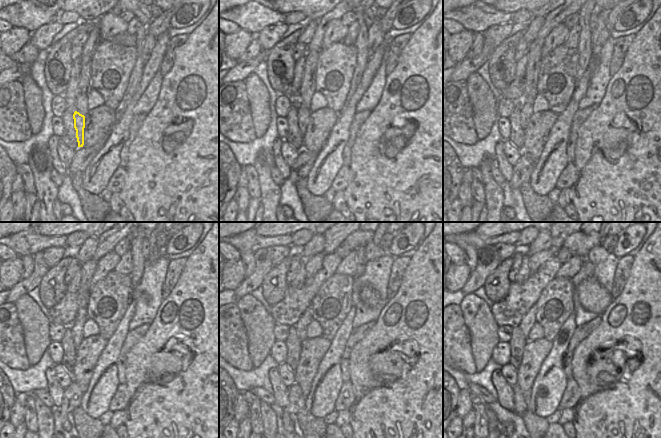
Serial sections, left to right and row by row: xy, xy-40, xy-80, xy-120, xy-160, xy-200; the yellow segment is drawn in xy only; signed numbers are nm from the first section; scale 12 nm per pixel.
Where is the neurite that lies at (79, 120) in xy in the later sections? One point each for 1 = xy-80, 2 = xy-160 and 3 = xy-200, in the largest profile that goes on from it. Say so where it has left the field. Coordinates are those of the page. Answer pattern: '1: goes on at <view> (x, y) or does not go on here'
1: goes on at xy-80 (526, 108)
2: goes on at xy-160 (302, 324)
3: goes on at xy-200 (529, 319)

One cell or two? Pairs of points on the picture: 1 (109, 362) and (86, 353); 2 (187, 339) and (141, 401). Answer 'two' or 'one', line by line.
1: two
2: one

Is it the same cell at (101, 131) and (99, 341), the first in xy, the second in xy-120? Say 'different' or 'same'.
same

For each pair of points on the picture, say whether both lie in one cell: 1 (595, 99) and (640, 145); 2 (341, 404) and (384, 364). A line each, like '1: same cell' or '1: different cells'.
1: different cells
2: different cells

